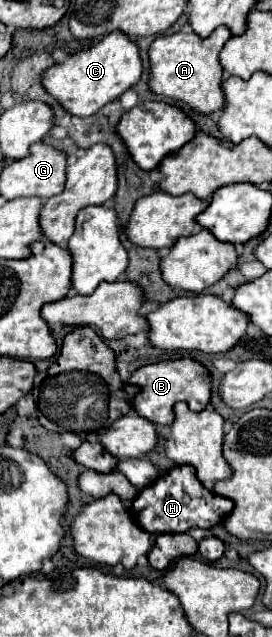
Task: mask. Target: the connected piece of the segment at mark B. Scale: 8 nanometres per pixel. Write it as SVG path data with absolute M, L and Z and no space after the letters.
M193 359L159 361L159 363L143 365L127 379L127 385L139 387L139 393L131 401L133 411L157 425L173 423L173 405L177 401L185 401L191 411L201 411L201 409L205 409L205 405L209 405L209 395L211 395L209 371Z

